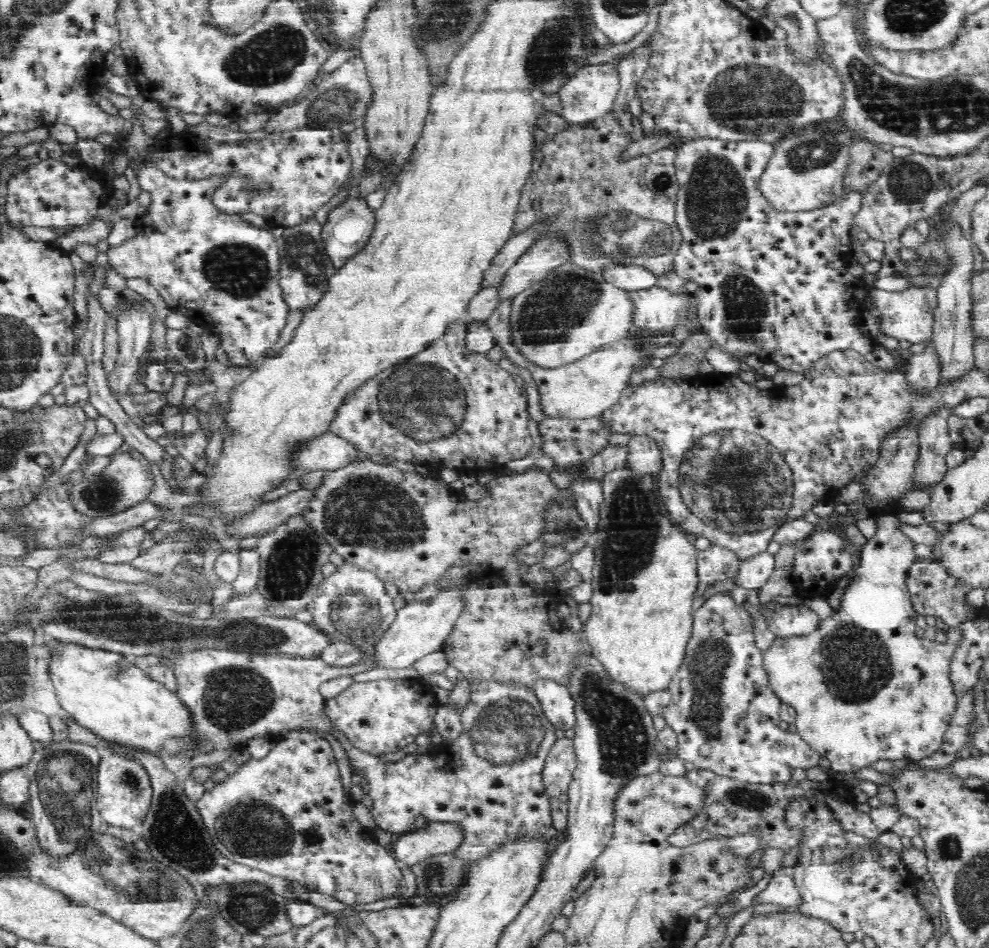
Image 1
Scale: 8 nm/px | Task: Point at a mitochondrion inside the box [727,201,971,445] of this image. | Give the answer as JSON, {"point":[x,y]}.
{"point":[931,265]}

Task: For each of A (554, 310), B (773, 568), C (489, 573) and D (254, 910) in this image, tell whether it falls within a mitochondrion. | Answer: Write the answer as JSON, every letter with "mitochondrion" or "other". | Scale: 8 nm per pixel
{"A":"mitochondrion","B":"other","C":"other","D":"mitochondrion"}

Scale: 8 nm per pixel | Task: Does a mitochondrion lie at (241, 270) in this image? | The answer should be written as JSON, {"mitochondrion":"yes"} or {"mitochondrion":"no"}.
{"mitochondrion":"yes"}

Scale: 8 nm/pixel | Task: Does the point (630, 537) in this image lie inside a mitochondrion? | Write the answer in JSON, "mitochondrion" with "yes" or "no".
{"mitochondrion":"yes"}

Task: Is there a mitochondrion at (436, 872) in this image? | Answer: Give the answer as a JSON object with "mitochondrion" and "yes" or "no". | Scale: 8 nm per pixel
{"mitochondrion":"yes"}

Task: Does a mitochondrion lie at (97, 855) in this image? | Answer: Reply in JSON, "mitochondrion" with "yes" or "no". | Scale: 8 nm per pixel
{"mitochondrion":"yes"}

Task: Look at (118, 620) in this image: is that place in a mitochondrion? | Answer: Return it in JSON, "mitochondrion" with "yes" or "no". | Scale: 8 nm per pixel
{"mitochondrion":"yes"}

